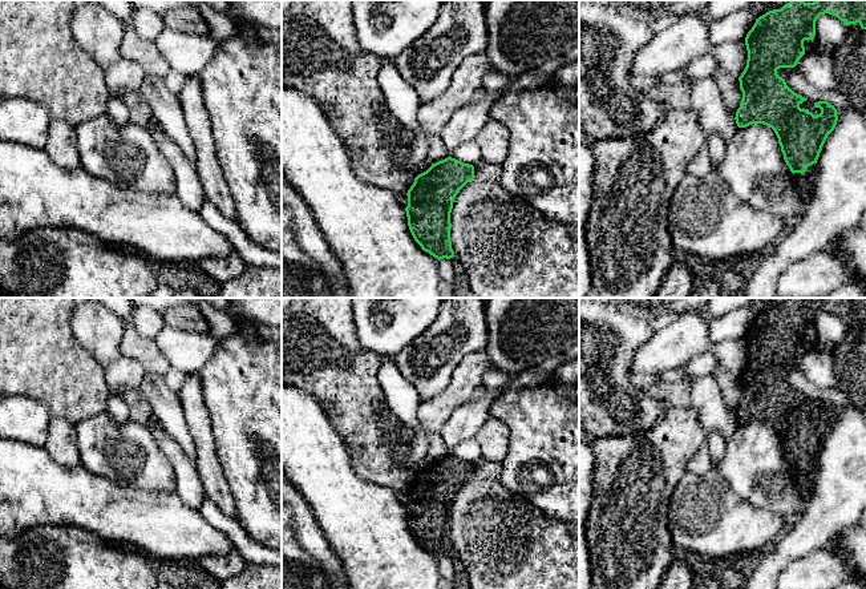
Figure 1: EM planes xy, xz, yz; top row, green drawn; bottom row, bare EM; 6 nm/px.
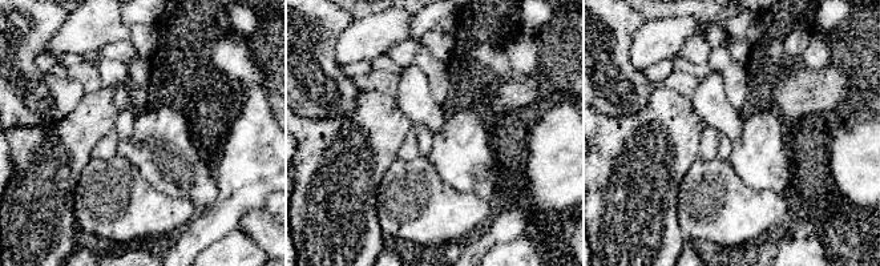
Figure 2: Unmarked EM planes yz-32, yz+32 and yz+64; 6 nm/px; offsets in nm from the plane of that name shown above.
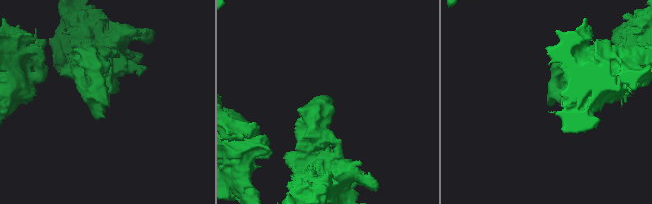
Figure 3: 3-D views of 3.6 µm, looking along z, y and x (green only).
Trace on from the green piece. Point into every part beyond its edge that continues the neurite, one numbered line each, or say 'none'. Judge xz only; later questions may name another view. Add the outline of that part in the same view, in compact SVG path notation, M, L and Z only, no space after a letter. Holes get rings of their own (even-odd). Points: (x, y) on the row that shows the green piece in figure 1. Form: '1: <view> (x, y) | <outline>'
none

